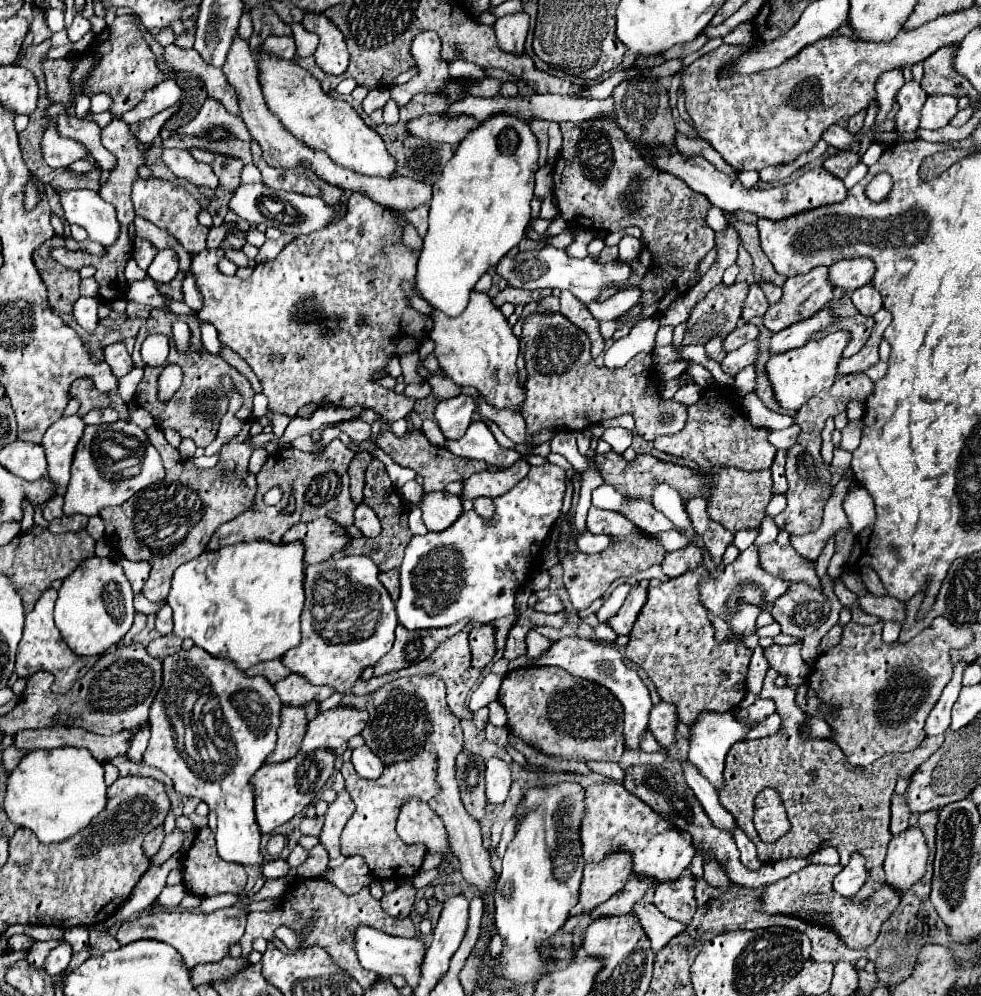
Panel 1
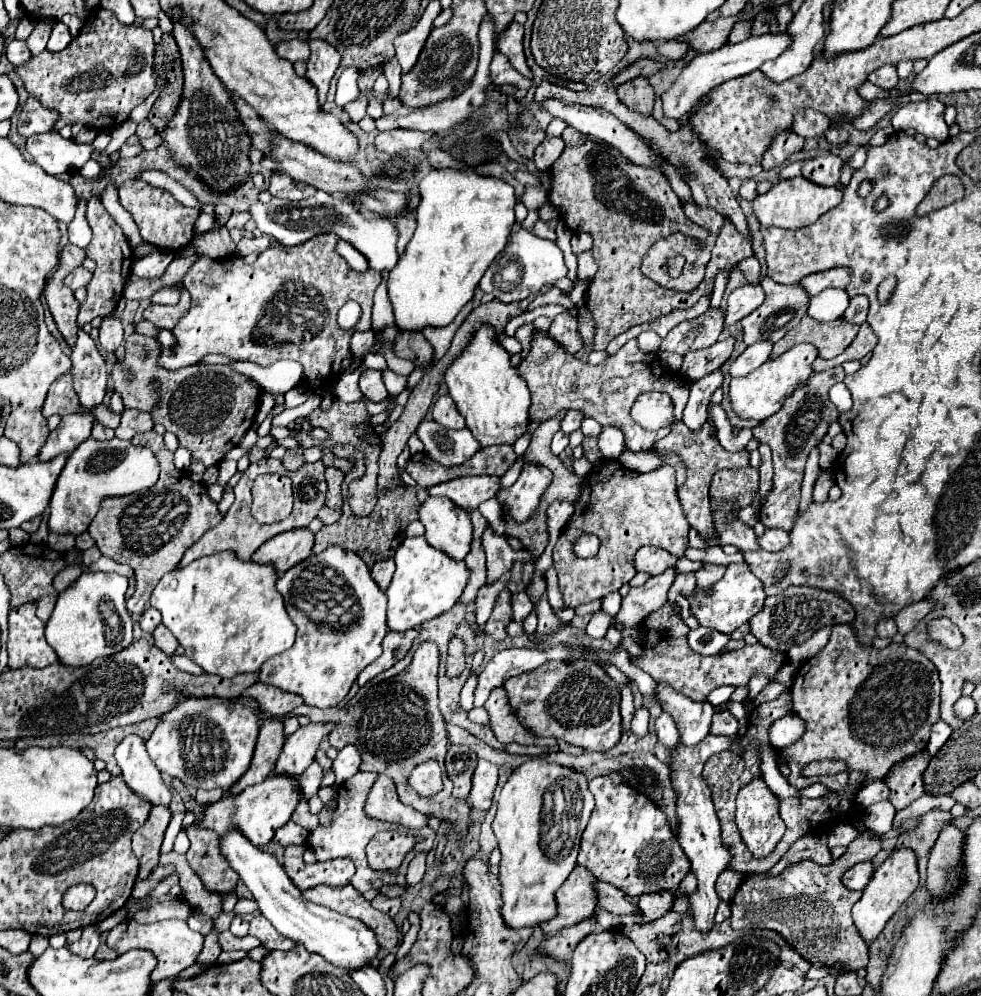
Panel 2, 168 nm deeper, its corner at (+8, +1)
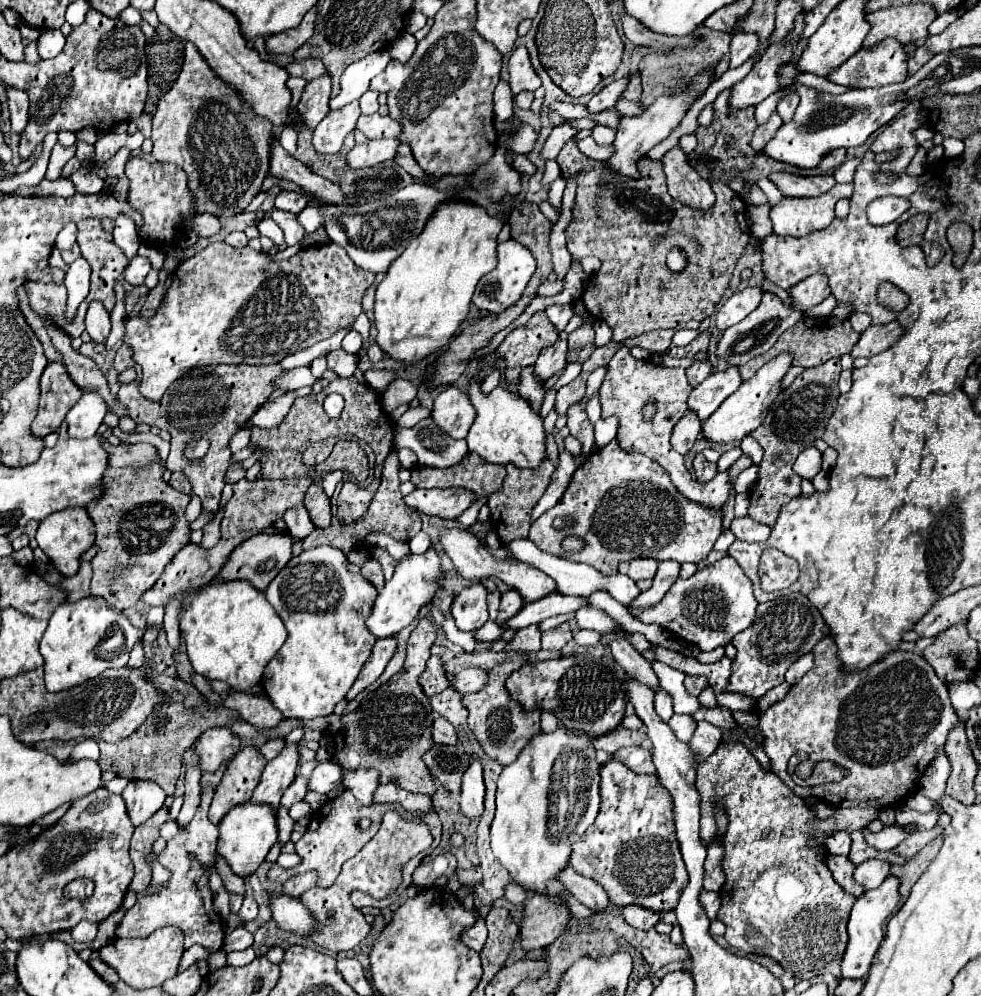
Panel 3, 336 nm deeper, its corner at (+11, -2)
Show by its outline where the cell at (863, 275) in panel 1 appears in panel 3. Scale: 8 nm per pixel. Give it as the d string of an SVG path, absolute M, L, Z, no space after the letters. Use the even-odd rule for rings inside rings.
M818 273L818 275L810 275L804 281L800 281L798 285L794 285L790 289L790 295L794 299L794 309L804 311L810 309L818 303L822 303L828 295L830 295L830 285L828 285L828 277Z

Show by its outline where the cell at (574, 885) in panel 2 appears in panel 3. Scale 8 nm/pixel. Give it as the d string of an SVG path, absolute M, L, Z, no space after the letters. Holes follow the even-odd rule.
M532 895L524 903L524 923L520 929L526 951L542 949L554 943L570 921L570 907L556 895Z

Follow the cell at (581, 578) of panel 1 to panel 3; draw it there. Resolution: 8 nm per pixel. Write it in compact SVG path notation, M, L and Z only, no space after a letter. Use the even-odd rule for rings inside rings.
M616 441L592 453L572 475L558 505L540 515L530 527L530 539L542 551L586 563L602 575L618 573L620 561L656 557L654 549L658 549L658 561L674 559L678 563L700 563L708 557L720 533L722 517L714 517L714 513L706 513L700 505L686 501L678 489L674 489L662 465L644 455L622 451ZM558 515L570 517L572 525L556 529L552 521ZM564 531L584 537L588 545L580 553L564 553L560 549Z

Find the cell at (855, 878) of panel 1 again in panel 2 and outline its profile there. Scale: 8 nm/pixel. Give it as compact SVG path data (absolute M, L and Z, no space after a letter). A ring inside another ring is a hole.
M859 862L843 874L843 884L849 890L863 890L869 884L871 876L873 876L873 864L871 862Z

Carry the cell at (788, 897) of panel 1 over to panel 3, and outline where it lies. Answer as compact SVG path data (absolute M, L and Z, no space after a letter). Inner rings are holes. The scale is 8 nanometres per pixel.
M722 741L718 749L698 765L696 777L698 791L702 793L702 841L706 845L714 837L714 819L712 805L722 803L730 815L730 825L724 833L724 873L726 887L720 891L722 907L718 911L718 919L726 923L726 941L732 947L738 947L746 953L760 953L776 959L786 971L790 971L796 979L812 979L824 973L834 973L834 977L842 977L840 963L848 943L848 915L856 901L854 895L846 893L832 877L832 873L824 861L825 838L834 831L852 833L867 826L878 818L878 809L874 807L854 806L839 807L832 818L827 820L812 817L806 809L804 801L796 797L774 773L764 771L760 763L752 757L752 753L738 741ZM809 839L815 839L820 846L812 848ZM810 851L810 853L806 853ZM806 853L806 855L802 855Z

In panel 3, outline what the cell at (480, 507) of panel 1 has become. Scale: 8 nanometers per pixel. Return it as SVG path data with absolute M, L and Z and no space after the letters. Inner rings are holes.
M481 582L470 583L452 603L450 615L454 617L458 629L476 631L488 621L488 591Z

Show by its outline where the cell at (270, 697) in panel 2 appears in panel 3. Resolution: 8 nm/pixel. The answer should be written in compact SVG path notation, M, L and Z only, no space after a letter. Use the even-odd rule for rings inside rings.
M232 691L226 701L226 707L240 711L244 721L260 727L260 729L272 729L276 727L284 715L278 711L266 695L254 695L254 693L244 693L244 691Z

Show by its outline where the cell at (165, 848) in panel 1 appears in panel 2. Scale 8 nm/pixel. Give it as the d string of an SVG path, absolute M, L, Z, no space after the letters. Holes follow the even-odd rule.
M267 776L265 782L255 784L245 788L241 794L237 796L223 796L219 802L211 804L205 810L205 818L203 822L197 822L199 828L213 828L217 830L217 834L225 834L231 828L237 828L249 842L253 842L255 846L265 846L267 842L273 840L275 830L285 826L295 810L295 806L299 804L299 782L289 778L289 776Z

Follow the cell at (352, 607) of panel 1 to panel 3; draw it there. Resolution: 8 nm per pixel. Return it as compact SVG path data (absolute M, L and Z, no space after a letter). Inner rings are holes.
M328 545L302 551L298 557L292 557L286 569L282 569L268 585L264 595L284 621L288 629L288 639L266 665L260 687L272 699L274 707L278 707L284 713L284 717L314 719L330 715L336 703L346 697L348 689L356 681L362 665L370 657L370 651L376 643L376 637L366 627L366 619L372 613L376 593L378 591L374 589L374 585L370 585L362 577L360 567L352 565L346 559L344 551Z

